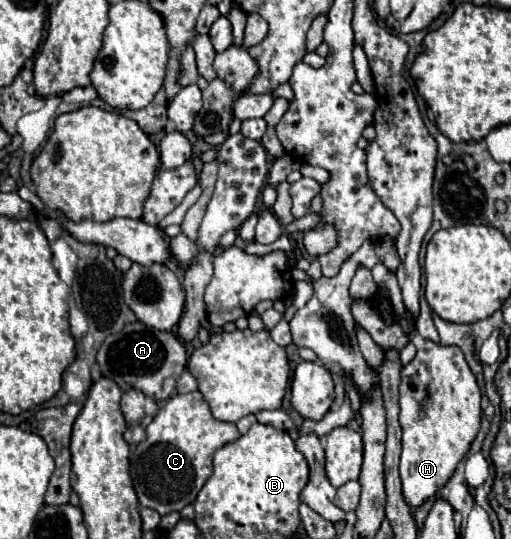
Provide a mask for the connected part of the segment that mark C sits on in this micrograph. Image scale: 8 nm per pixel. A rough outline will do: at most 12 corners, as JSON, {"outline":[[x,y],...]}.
{"outline":[[200,391],[170,397],[130,457],[142,507],[194,503],[240,437]]}

